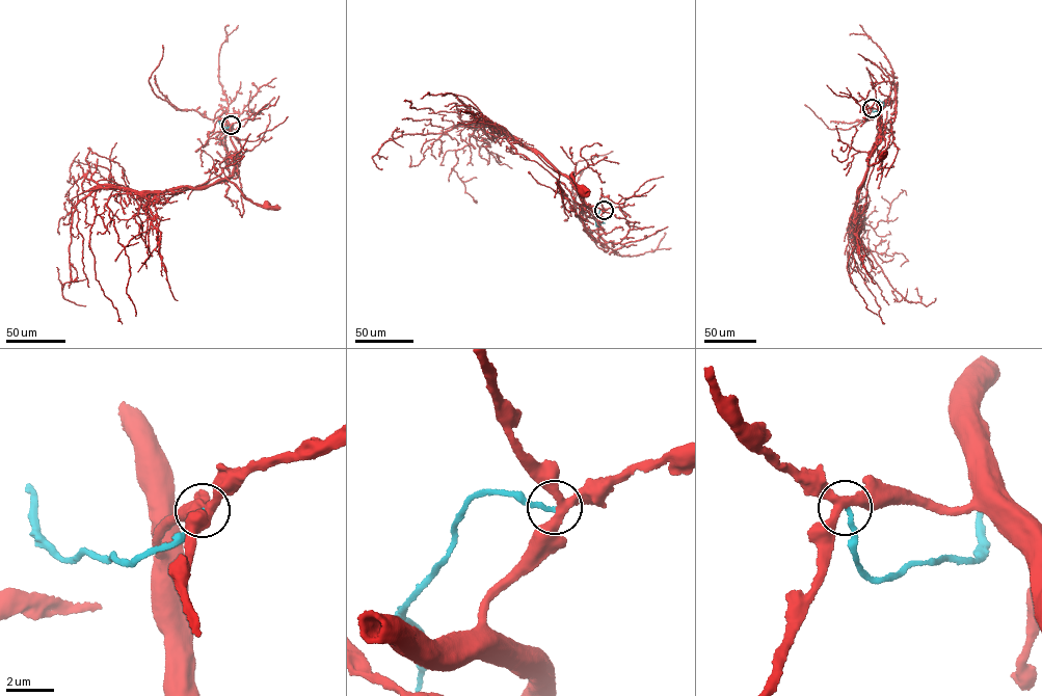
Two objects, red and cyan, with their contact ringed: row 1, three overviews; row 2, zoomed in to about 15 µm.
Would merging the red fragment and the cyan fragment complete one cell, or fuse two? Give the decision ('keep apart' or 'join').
keep apart

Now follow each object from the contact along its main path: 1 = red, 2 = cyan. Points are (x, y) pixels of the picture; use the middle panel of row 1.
1: (604, 210), (598, 217), (570, 179), (572, 172), (573, 182), (582, 190)
2: (604, 210), (599, 210), (595, 222), (597, 225), (605, 223)

